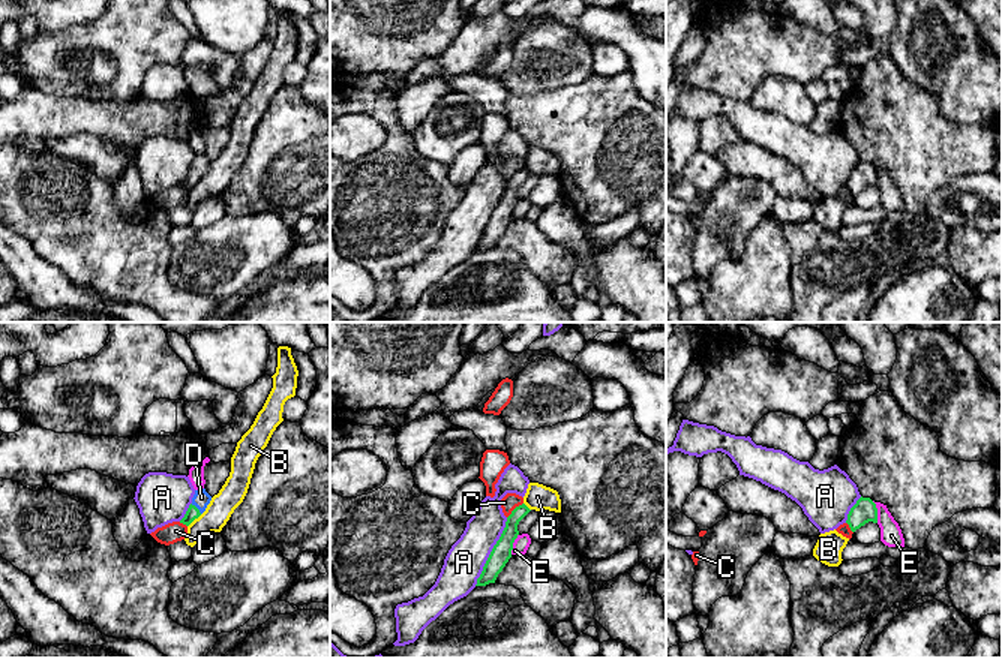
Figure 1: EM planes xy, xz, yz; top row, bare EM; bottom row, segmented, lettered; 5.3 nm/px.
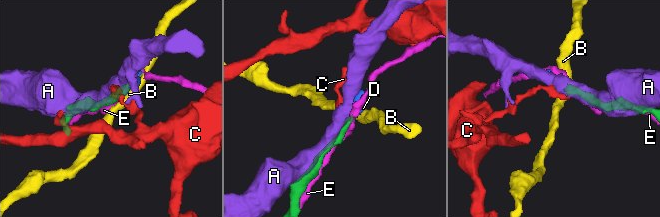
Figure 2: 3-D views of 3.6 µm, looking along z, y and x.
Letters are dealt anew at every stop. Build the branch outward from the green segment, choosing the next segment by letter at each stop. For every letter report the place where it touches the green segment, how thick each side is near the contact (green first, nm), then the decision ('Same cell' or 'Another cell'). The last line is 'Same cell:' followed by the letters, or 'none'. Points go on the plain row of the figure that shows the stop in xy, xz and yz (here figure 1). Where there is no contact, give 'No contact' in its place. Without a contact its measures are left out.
A: Touches green at xz (491, 216). Thickness 110 nm (green) against 200 nm. Another cell
B: Touches green at xy (194, 183). Thickness 70 nm (green) against 140 nm. Another cell
C: Touches green at xz (513, 174). Thickness 110 nm (green) against 90 nm. Another cell
D: Touches green at xy (197, 173). Thickness 70 nm (green) against 90 nm. Same cell
E: Touches green at yz (876, 176). Thickness 120 nm (green) against 120 nm. Another cell
Same cell: D

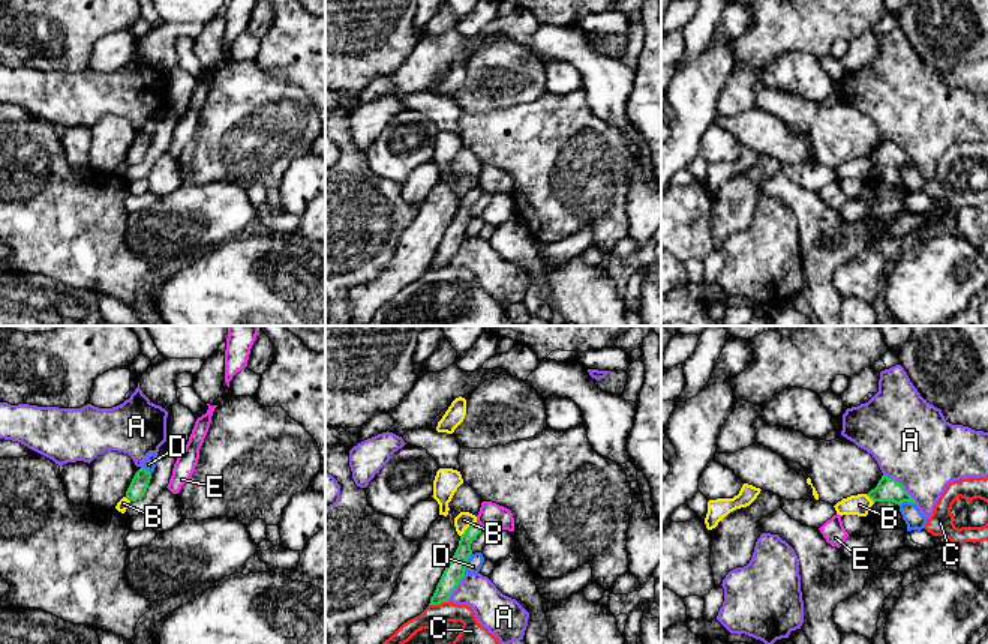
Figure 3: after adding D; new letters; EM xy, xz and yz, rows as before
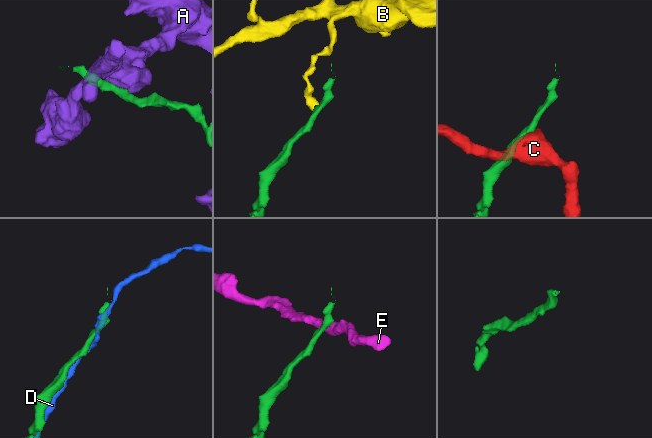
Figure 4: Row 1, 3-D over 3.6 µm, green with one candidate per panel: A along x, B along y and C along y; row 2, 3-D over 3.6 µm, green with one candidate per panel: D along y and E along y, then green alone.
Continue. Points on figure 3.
A: Touches green at yz (901, 149). Thickness 130 nm (green) against 440 nm. Another cell
B: Touches green at xz (467, 192). Thickness 110 nm (green) against 90 nm. Another cell
C: Touches green at xz (438, 267). Thickness 110 nm (green) against 150 nm. Another cell
D: Touches green at xz (465, 227). Thickness 110 nm (green) against 90 nm. Another cell
E: Touches green at xz (480, 189). Thickness 90 nm (green) against 140 nm. Another cell
Same cell: none

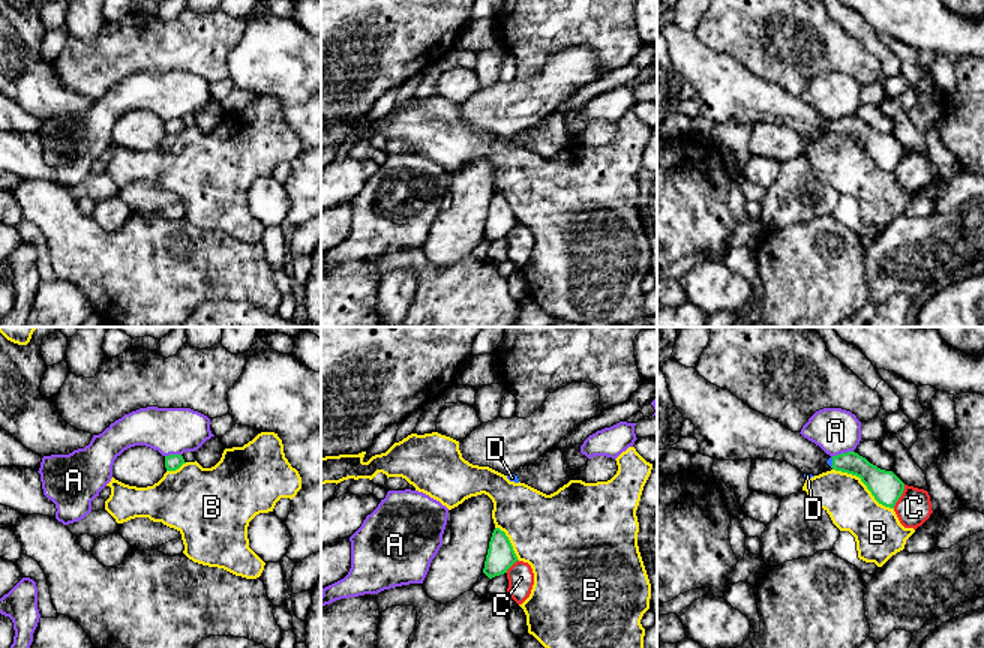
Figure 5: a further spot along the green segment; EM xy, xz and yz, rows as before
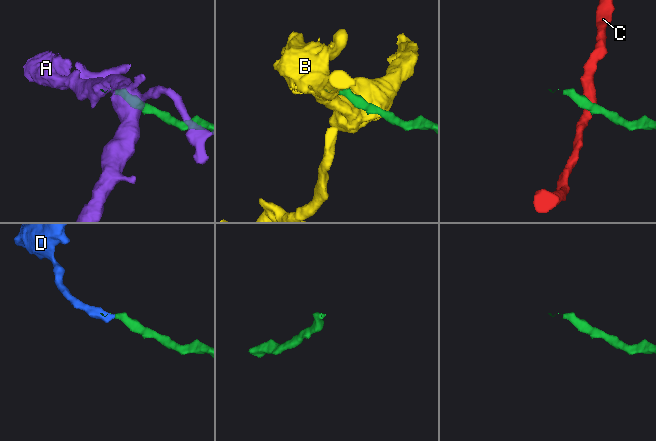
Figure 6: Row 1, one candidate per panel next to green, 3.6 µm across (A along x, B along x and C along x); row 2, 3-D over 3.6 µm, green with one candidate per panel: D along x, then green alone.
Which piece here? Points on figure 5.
A: Touches green at yz (842, 117). Thickness 140 nm (green) against 240 nm. Another cell
B: Touches green at yz (864, 147). Thickness 170 nm (green) against 260 nm. Another cell
C: Touches green at yz (900, 159). Thickness 170 nm (green) against 190 nm. Another cell
D: Touches green at yz (833, 126). Thickness 120 nm (green) against 30 nm. Same cell
Same cell: D

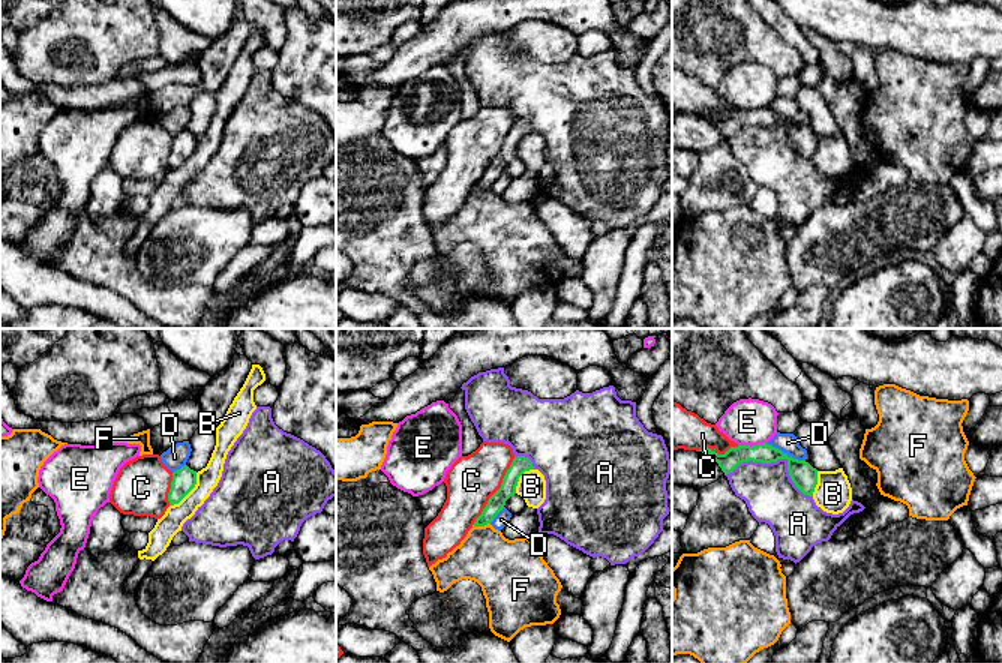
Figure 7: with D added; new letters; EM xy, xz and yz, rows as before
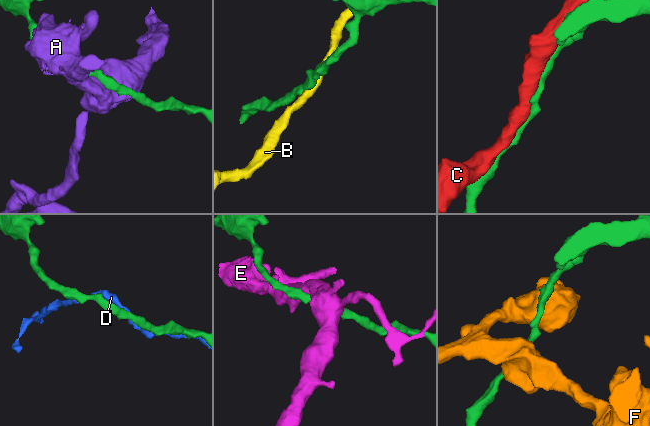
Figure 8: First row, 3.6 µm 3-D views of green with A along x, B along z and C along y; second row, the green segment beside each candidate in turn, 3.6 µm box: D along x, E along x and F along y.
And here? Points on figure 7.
A: Touches green at yz (776, 125). Thickness 140 nm (green) against 280 nm. Another cell
B: Touches green at xy (188, 156). Thickness 130 nm (green) against 120 nm. Another cell
C: Touches green at xz (497, 155). Thickness 90 nm (green) against 260 nm. Another cell
D: Touches green at yz (785, 117). Thickness 140 nm (green) against 110 nm. Another cell
E: Touches green at yz (753, 110). Thickness 110 nm (green) against 260 nm. Another cell
F: Touches green at xz (480, 189). Thickness 90 nm (green) against 300 nm. Another cell
Same cell: none

